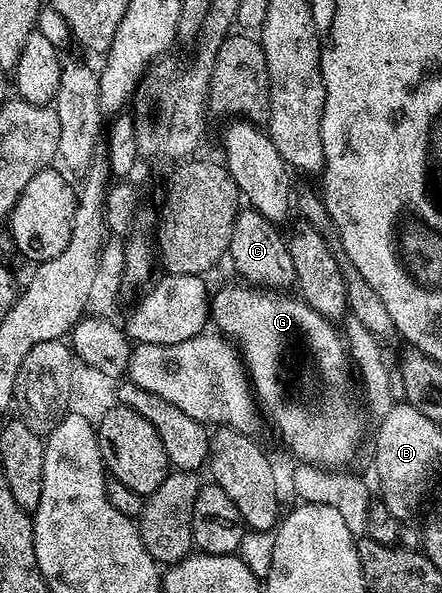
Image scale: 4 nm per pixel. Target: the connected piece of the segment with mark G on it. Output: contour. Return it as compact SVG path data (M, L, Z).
M244 281L229 283L211 295L211 323L222 336L235 344L249 377L259 411L269 418L281 443L294 455L298 464L326 469L345 469L352 461L361 434L365 431L366 412L353 396L349 380L350 352L342 332L323 318L304 299L277 289L258 289Z

